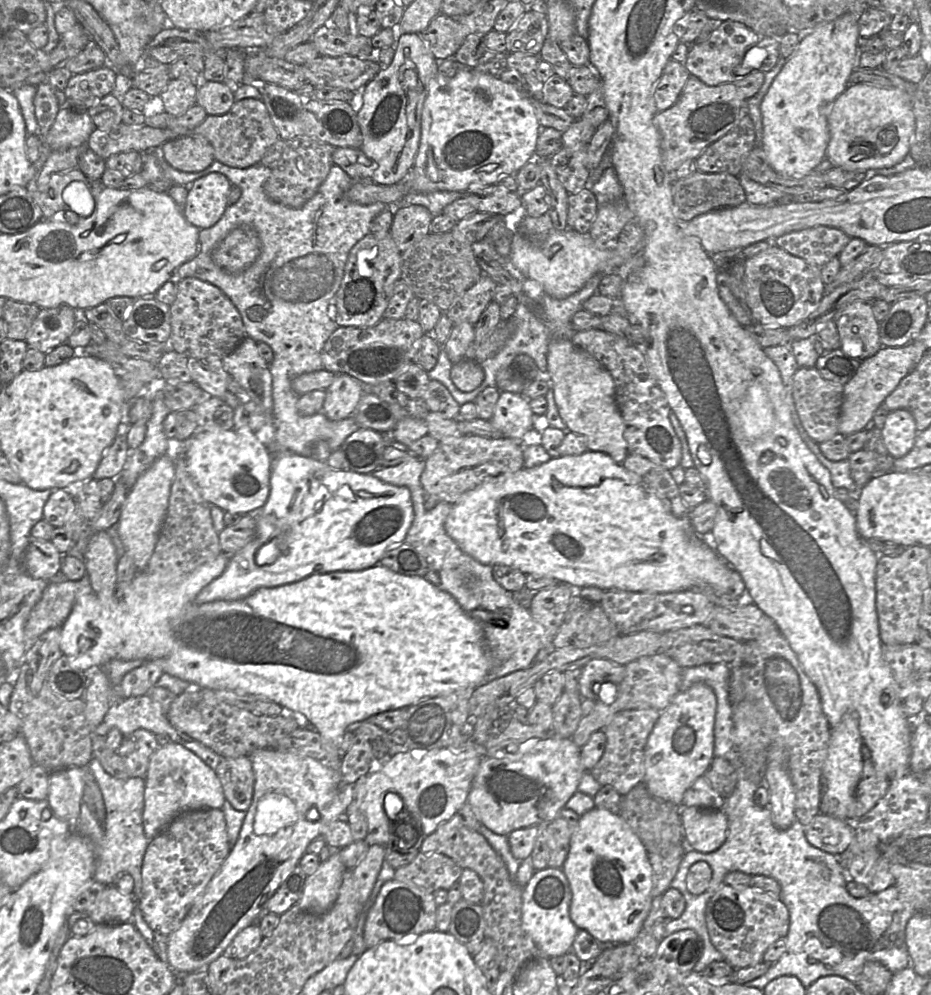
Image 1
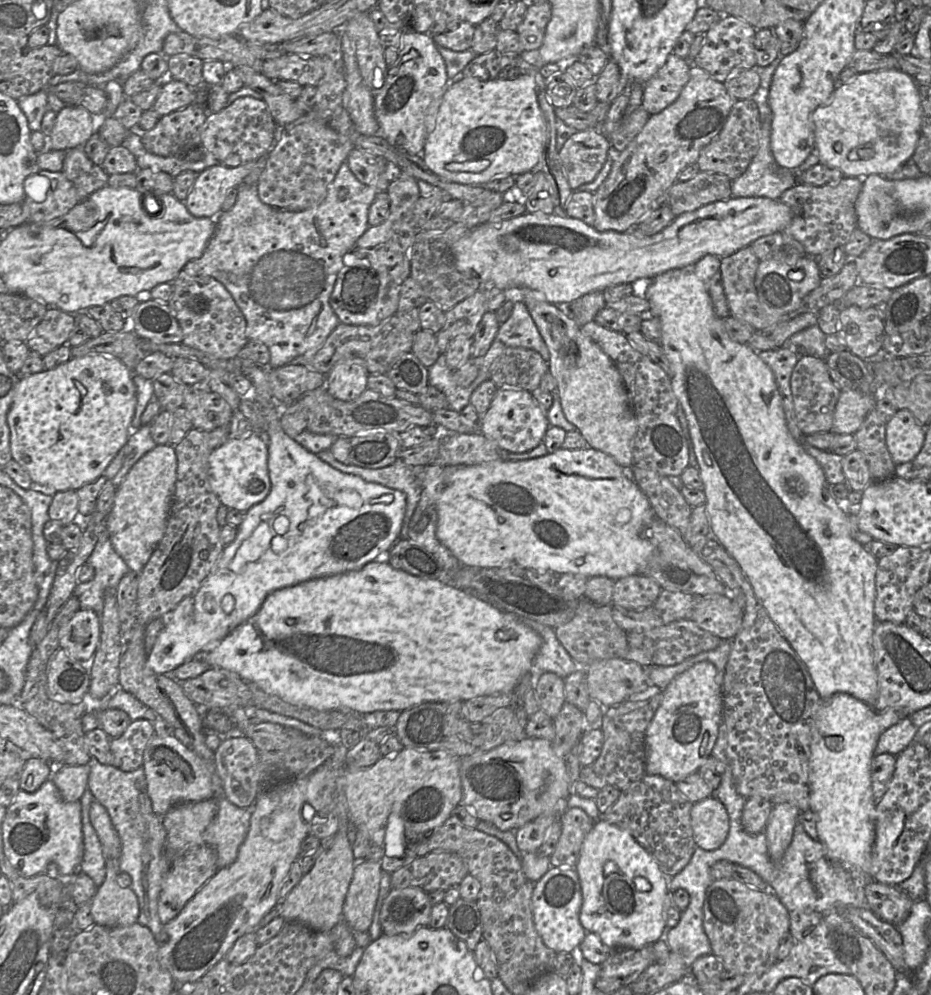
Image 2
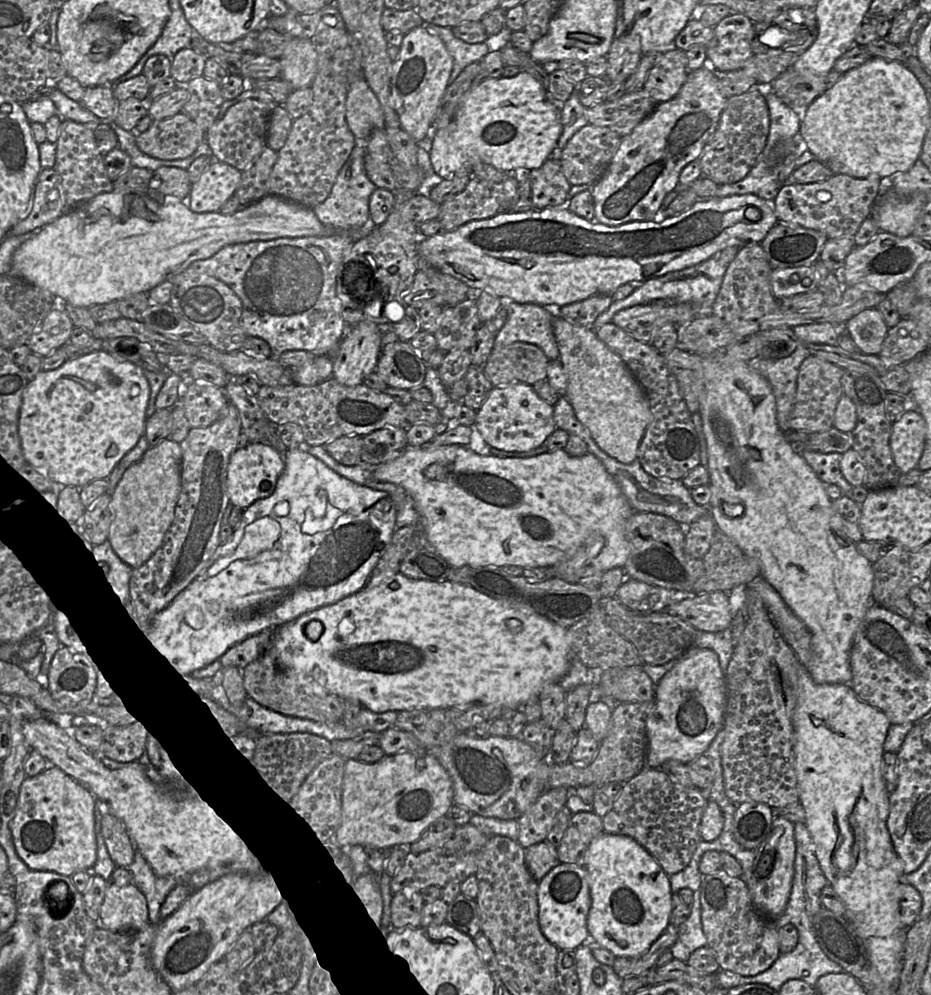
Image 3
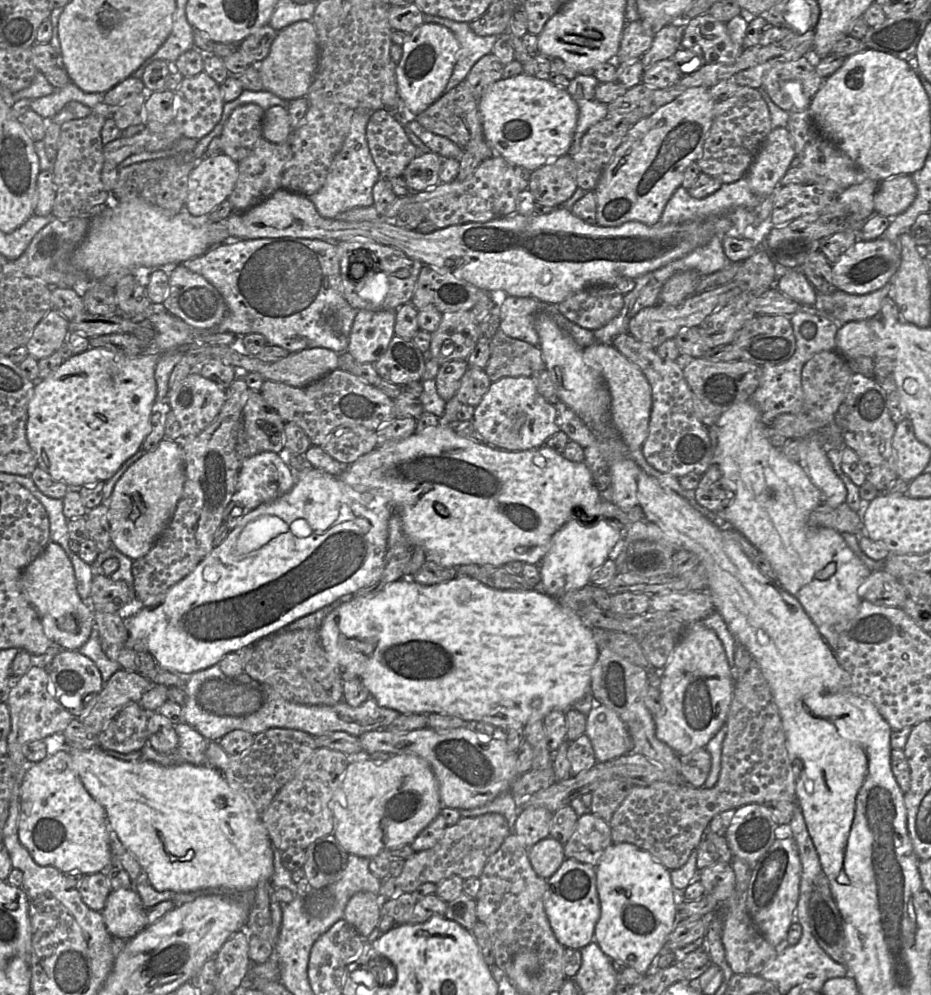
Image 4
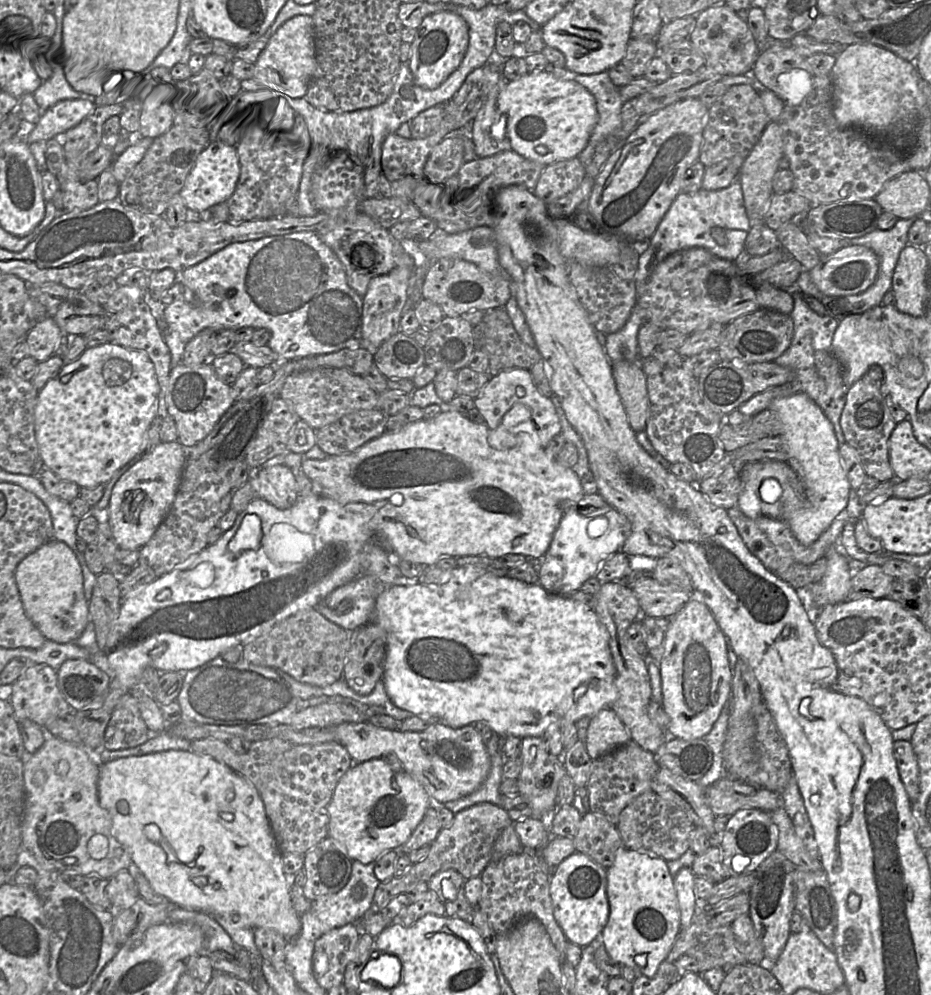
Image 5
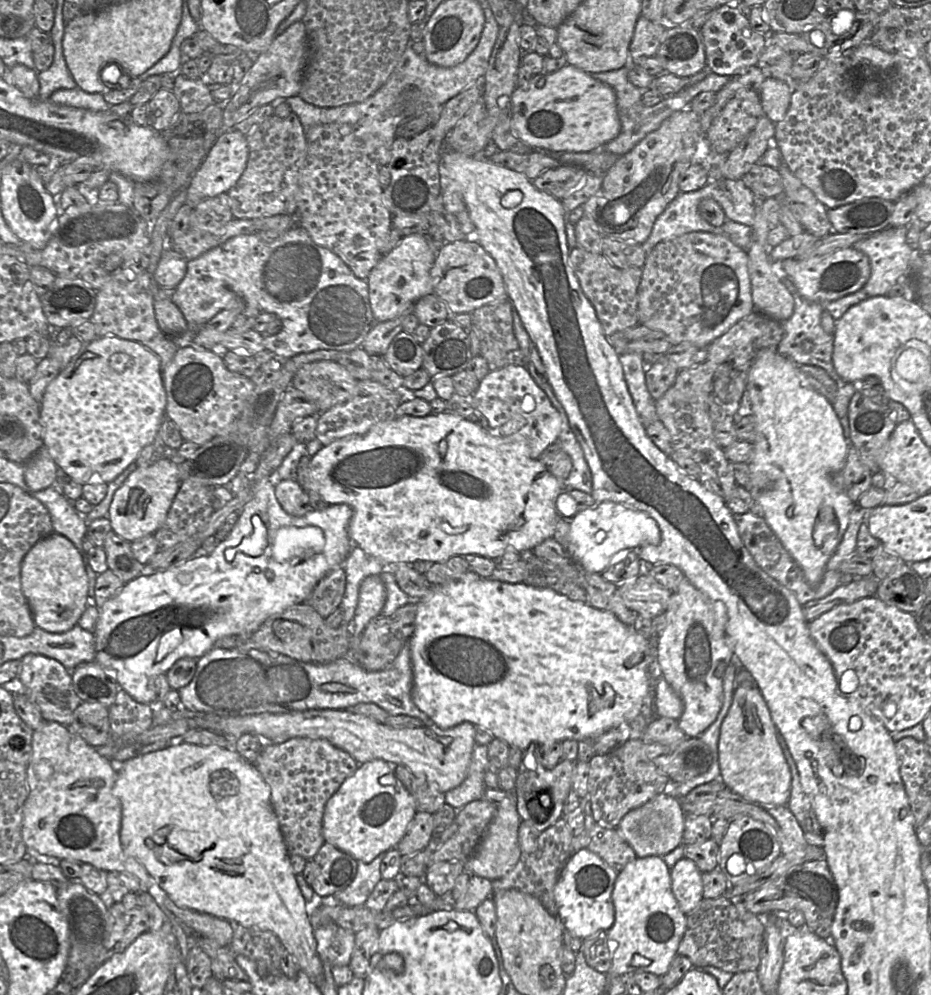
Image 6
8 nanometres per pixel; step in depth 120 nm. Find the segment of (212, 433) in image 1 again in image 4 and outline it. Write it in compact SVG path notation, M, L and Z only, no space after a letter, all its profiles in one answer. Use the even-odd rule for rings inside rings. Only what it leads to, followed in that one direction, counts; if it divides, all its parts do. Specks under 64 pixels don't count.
M262 452L242 462L232 500L252 510L279 499L293 488L295 482L296 472L278 453Z

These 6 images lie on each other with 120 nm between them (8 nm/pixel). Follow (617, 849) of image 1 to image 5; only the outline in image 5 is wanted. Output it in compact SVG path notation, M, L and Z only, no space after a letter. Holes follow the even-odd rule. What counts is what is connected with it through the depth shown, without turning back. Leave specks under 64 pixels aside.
M622 847L617 850L614 862L606 870L606 875L609 917L601 932L606 951L614 961L630 967L635 972L635 977L644 975L651 978L666 959L680 931L679 906L667 861L659 856Z

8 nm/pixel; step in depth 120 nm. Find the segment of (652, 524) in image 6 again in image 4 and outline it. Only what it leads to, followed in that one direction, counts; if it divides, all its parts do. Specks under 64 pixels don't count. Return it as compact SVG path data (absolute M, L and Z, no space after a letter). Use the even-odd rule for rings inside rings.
M575 514L553 535L549 551L538 564L541 581L533 586L535 589L557 599L590 583L591 574L608 559L610 551L622 537L622 530L608 521L592 521L588 518L584 521Z

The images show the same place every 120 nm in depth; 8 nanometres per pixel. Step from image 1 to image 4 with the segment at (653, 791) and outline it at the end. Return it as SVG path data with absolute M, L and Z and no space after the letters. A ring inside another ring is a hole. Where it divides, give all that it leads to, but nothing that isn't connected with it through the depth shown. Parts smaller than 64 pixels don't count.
M701 621L686 625L669 662L660 671L657 688L661 709L653 716L656 737L679 756L705 747L726 722L734 686L734 671L717 634Z

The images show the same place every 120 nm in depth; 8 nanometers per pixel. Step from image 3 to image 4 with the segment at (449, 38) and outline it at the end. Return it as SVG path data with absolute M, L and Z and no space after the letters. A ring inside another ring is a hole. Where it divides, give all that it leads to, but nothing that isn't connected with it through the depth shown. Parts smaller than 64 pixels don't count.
M425 13L422 16L424 23L436 23L450 29L459 42L457 61L444 89L446 93L466 79L471 68L481 57L492 52L499 36L479 36L471 30L467 22L458 22Z

